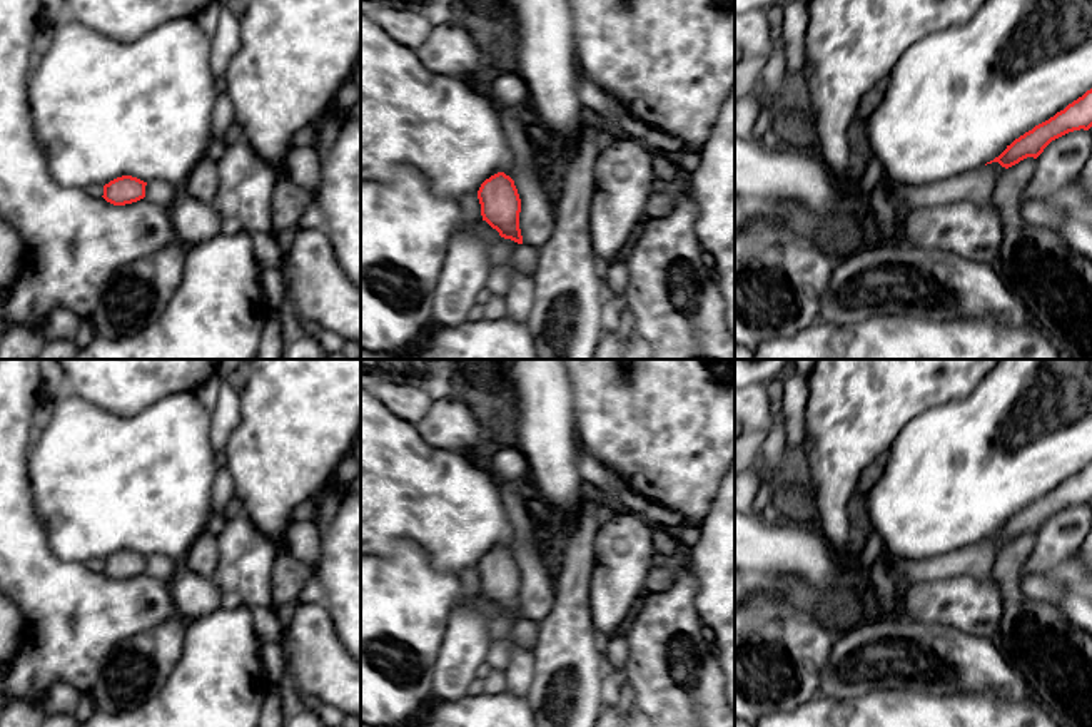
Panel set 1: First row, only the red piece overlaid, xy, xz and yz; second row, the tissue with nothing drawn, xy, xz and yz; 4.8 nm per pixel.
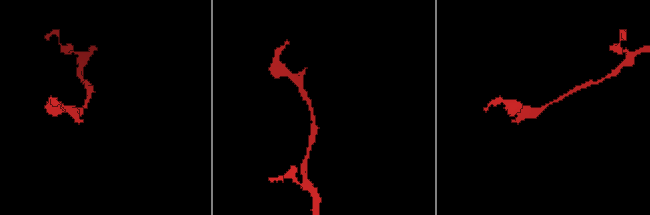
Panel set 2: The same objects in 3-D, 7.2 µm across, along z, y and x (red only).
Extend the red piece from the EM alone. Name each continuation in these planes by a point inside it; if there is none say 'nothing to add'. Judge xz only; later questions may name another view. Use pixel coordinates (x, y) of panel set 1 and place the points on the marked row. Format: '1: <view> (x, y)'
nothing to add

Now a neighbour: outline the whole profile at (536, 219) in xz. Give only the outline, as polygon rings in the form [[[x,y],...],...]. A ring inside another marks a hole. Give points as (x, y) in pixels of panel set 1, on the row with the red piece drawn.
[[[501,107],[501,122],[516,157],[514,186],[521,199],[519,229],[523,244],[541,249],[554,232],[554,199],[538,169],[539,152],[519,120],[518,109]]]

